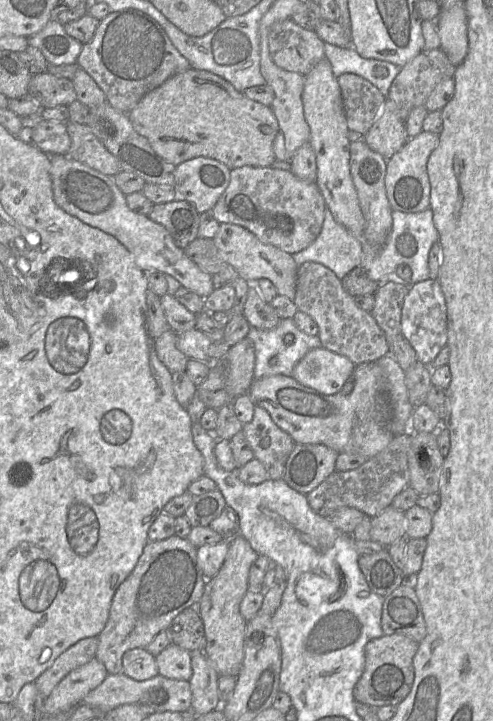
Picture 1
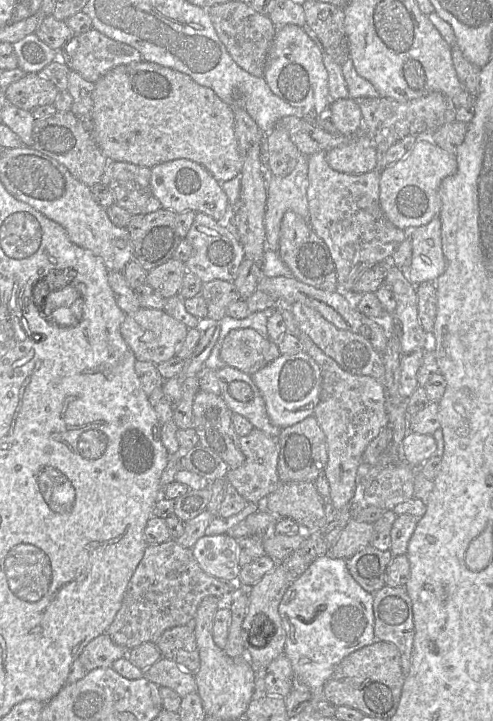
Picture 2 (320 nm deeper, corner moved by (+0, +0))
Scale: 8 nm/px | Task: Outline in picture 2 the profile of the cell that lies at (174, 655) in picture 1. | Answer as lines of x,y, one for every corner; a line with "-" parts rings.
164,657
144,670
143,677
159,687
171,688
181,698
197,691
195,675
181,668
176,662

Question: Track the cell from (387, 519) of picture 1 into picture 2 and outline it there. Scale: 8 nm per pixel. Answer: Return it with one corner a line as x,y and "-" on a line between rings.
352,518
332,546
330,555
334,558
349,559
364,547
371,545
373,524

